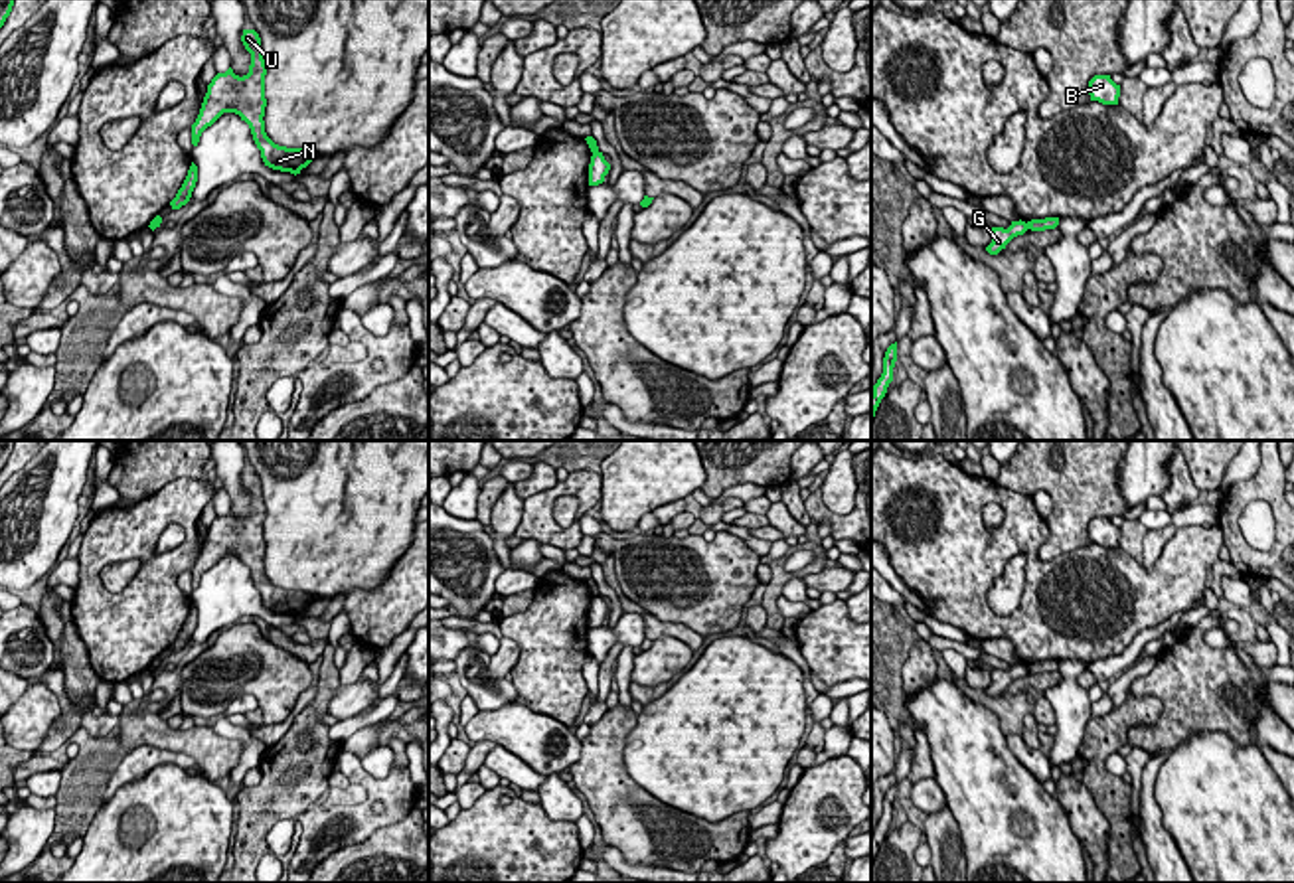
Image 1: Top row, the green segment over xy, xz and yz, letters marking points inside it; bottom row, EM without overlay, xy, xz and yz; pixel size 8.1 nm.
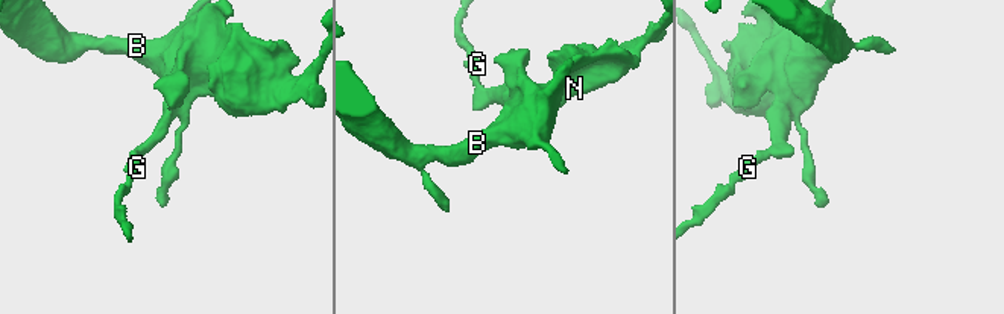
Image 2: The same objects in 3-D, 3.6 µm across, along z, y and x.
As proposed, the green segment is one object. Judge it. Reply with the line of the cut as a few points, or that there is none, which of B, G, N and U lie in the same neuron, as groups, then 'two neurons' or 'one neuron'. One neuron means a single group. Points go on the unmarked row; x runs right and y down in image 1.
yz (1026, 666), (1030, 670) | B N U / G | two neurons

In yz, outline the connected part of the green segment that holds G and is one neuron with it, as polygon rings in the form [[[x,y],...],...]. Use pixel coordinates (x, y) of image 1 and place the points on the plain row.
[[[1011,664],[1011,668],[1008,672],[1004,670],[992,670],[992,685],[986,689],[986,693],[990,697],[998,697],[1002,691],[1006,691],[1006,687],[1017,680],[1023,678],[1027,674],[1027,666],[1025,664]]]

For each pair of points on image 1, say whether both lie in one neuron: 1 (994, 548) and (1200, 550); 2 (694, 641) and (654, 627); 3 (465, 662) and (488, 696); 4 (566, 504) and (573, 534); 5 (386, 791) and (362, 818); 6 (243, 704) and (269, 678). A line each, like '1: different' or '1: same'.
1: same
2: same
3: same
4: different
5: same
6: different

